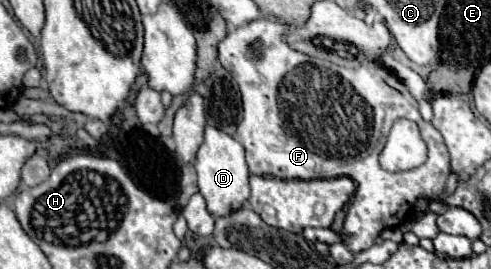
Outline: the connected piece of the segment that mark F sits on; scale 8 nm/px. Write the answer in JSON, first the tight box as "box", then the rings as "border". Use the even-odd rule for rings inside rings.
{"box":[219,19,449,253],"border":[[[257,19],[257,21],[251,21],[249,25],[241,25],[233,31],[227,33],[227,37],[221,41],[219,45],[219,61],[221,65],[231,73],[231,77],[237,81],[239,85],[239,91],[241,91],[241,101],[243,101],[243,119],[241,123],[237,125],[237,131],[233,133],[233,139],[239,141],[243,147],[245,147],[245,153],[247,153],[247,165],[249,165],[249,171],[253,175],[273,175],[273,177],[279,177],[279,179],[329,179],[329,177],[351,177],[357,185],[357,191],[351,199],[351,205],[347,209],[347,217],[345,217],[345,223],[341,227],[341,231],[337,231],[339,235],[343,235],[343,245],[347,245],[347,249],[351,253],[359,253],[359,251],[365,251],[369,249],[375,239],[379,237],[379,233],[383,229],[391,229],[391,227],[401,227],[407,219],[407,213],[409,209],[419,201],[419,199],[425,199],[425,201],[437,201],[443,191],[445,191],[445,181],[447,181],[447,175],[449,175],[449,153],[447,153],[447,147],[443,143],[443,137],[441,133],[437,133],[437,129],[433,129],[433,125],[429,125],[427,121],[423,121],[421,113],[419,113],[419,101],[409,93],[409,89],[395,77],[395,73],[391,73],[389,69],[385,69],[383,65],[379,63],[365,63],[365,65],[359,65],[357,69],[345,69],[345,67],[337,67],[329,61],[321,61],[321,59],[313,59],[313,57],[305,57],[303,53],[297,53],[293,49],[289,49],[289,45],[285,45],[283,41],[283,35],[287,33],[287,25],[279,23],[279,21],[273,21],[273,19]],[[397,119],[411,119],[419,125],[421,129],[421,135],[429,147],[429,161],[425,161],[421,167],[417,169],[411,169],[411,171],[397,171],[397,173],[389,173],[389,171],[383,171],[381,165],[379,165],[379,153],[385,145],[385,139],[389,135],[389,129],[393,125],[393,121]]]}

